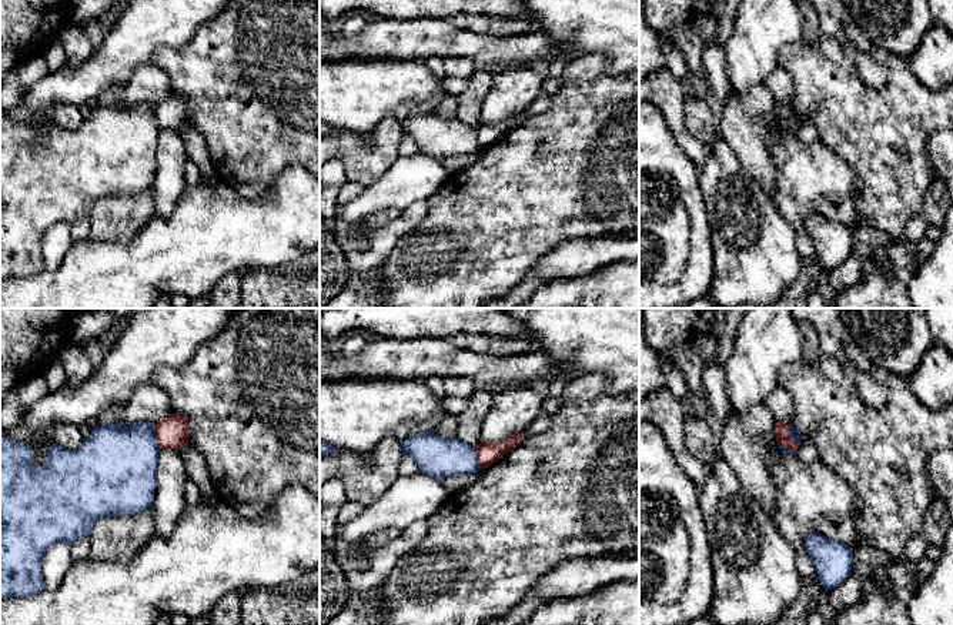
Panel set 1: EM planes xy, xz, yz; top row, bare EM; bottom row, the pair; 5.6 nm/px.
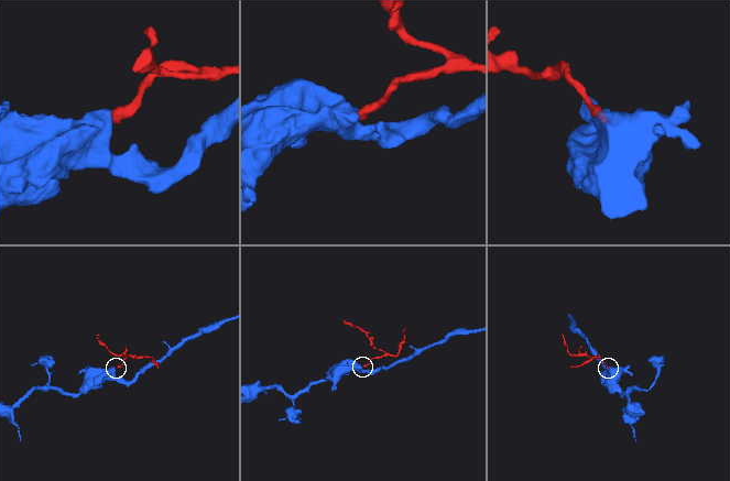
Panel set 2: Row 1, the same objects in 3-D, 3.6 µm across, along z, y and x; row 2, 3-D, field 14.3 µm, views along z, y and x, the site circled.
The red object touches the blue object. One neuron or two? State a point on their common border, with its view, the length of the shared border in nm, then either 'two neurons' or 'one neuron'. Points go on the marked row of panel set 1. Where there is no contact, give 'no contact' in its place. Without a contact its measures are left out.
xy (157, 437) | 130 nm | two neurons

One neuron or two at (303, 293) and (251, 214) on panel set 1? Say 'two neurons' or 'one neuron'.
two neurons

